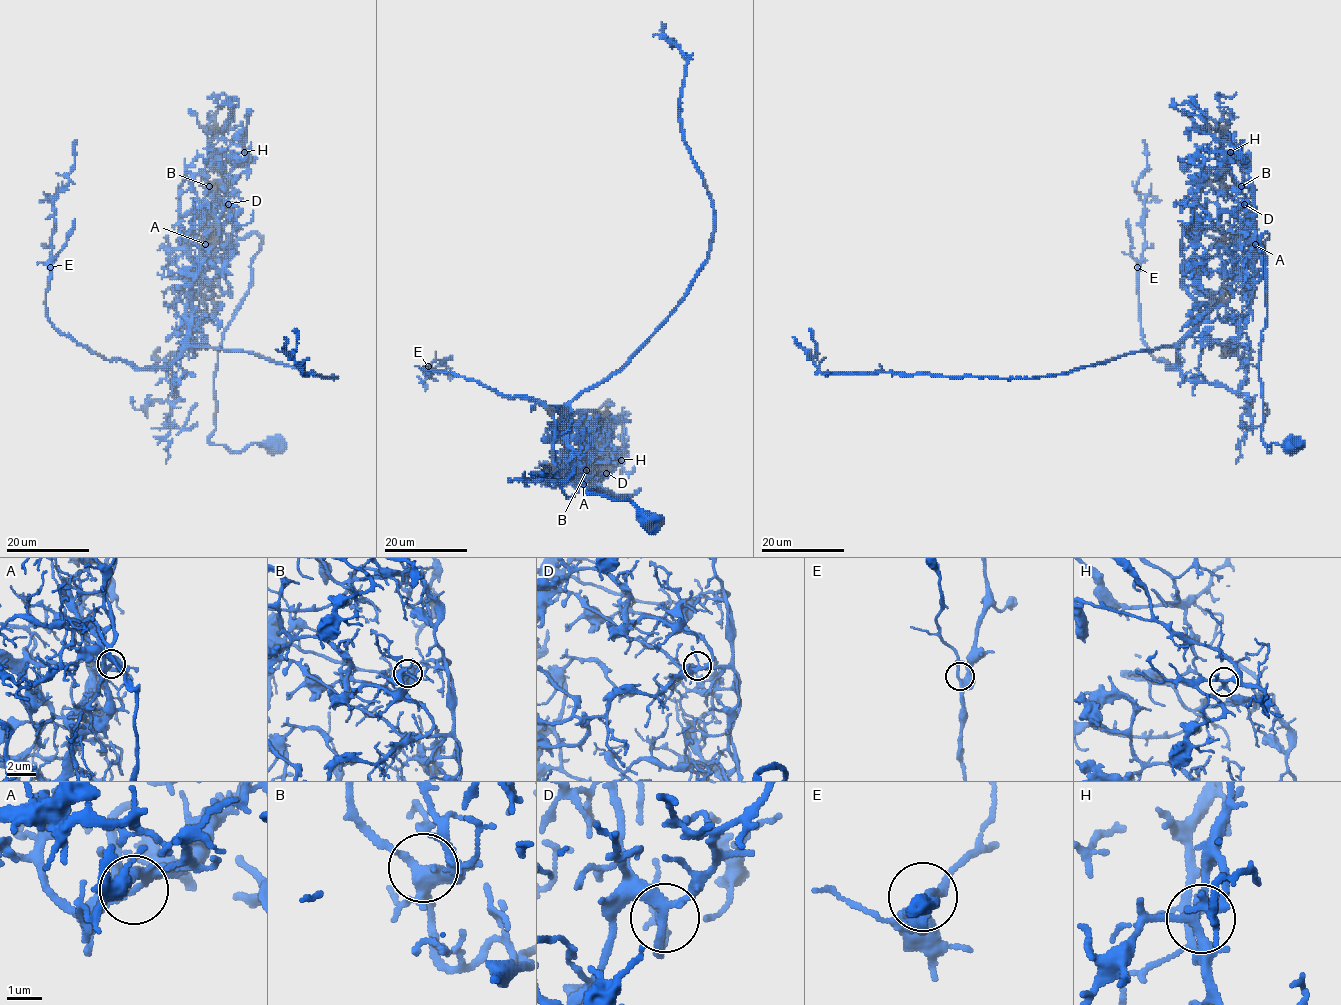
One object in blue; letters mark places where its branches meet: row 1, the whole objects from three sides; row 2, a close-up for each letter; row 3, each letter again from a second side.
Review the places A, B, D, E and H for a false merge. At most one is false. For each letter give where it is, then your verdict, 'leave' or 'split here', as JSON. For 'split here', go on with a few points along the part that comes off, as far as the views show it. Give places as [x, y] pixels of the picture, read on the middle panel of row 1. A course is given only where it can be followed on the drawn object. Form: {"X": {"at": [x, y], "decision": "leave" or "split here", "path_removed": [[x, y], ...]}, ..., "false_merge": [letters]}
{"A": {"at": [583, 484], "decision": "split here", "path_removed": [[583, 485], [564, 408], [671, 311], [714, 226], [678, 115], [686, 55], [662, 21]]}, "B": {"at": [586, 470], "decision": "leave"}, "D": {"at": [606, 473], "decision": "leave"}, "E": {"at": [428, 366], "decision": "leave"}, "H": {"at": [621, 460], "decision": "leave"}, "false_merge": ["A"]}

